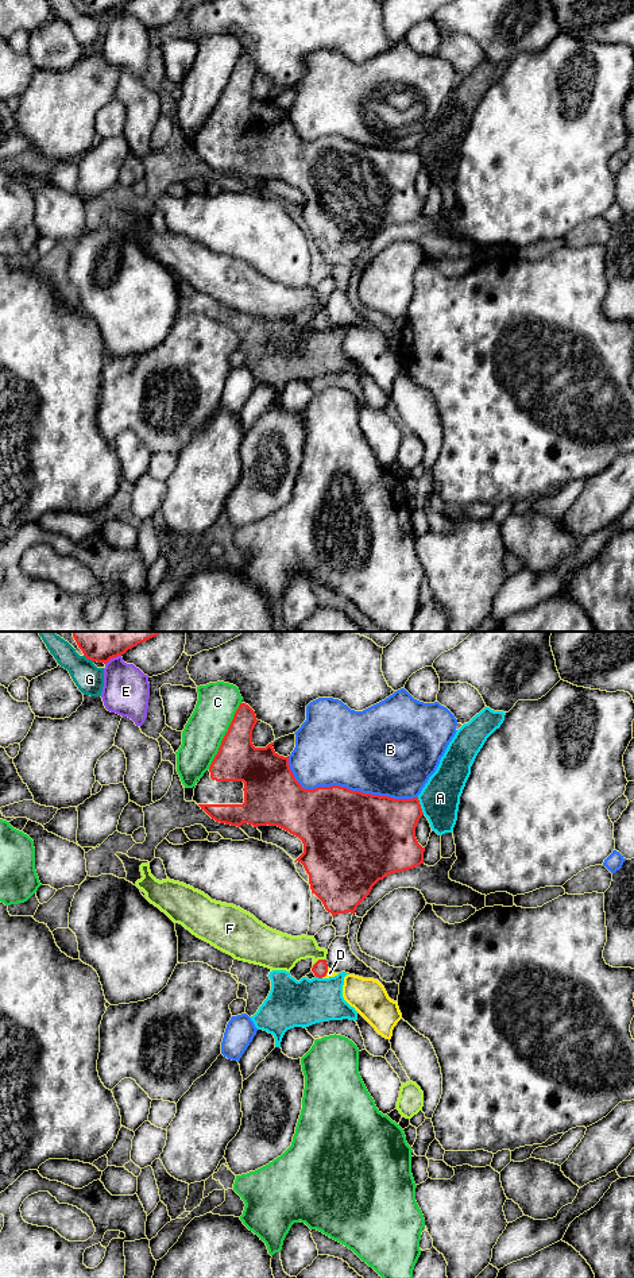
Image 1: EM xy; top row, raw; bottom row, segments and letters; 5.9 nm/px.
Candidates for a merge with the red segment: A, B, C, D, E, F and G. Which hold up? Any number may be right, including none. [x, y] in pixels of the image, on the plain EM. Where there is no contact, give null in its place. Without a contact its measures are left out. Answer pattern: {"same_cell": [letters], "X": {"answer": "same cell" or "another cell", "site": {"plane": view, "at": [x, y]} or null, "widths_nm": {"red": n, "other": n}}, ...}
{"same_cell": ["D"], "A": {"answer": "another cell", "site": {"plane": "xy", "at": [420, 158]}, "widths_nm": {"red": 360, "other": 240}}, "B": {"answer": "another cell", "site": {"plane": "xy", "at": [344, 139]}, "widths_nm": {"red": 480, "other": 480}}, "C": {"answer": "another cell", "site": {"plane": "xy", "at": [224, 88]}, "widths_nm": {"red": 260, "other": 240}}, "D": {"answer": "same cell", "site": {"plane": "xy", "at": [327, 324]}, "widths_nm": {"red": 90, "other": 40}}, "E": {"answer": "another cell", "site": {"plane": "xy", "at": [112, 10]}, "widths_nm": {"red": 100, "other": 280}}, "F": {"answer": "another cell", "site": {"plane": "xy", "at": [319, 312]}, "widths_nm": {"red": 90, "other": 220}}, "G": {"answer": "another cell", "site": {"plane": "xy", "at": [88, 11]}, "widths_nm": {"red": 100, "other": 170}}}

